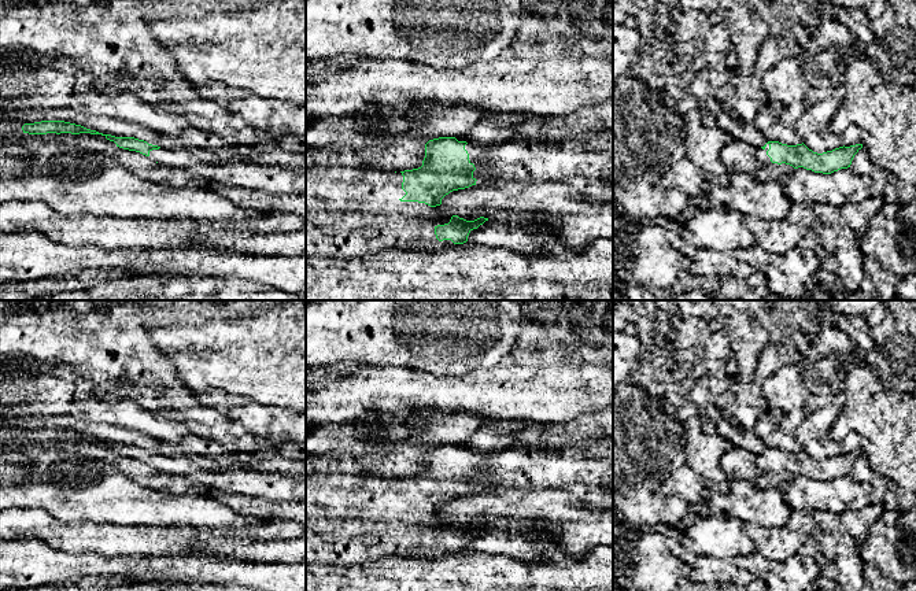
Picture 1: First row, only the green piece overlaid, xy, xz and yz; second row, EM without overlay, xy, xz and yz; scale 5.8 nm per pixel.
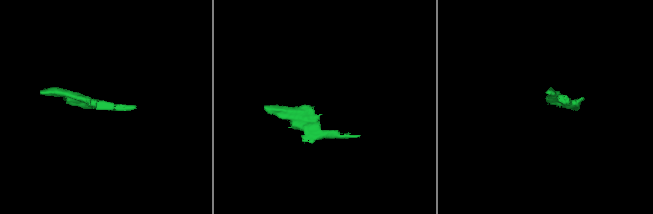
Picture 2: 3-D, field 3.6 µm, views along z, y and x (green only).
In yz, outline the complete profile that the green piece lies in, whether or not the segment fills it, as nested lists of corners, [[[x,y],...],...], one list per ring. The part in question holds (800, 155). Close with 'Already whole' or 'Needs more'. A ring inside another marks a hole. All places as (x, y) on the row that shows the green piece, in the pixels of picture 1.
[[[768,141],[757,149],[760,163],[786,163],[794,169],[804,167],[815,173],[831,174],[852,165],[854,155],[863,148],[863,144],[839,147],[823,154],[813,152],[804,143],[787,145],[779,141]]]. Needs more

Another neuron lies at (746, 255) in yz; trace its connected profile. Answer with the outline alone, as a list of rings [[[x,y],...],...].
[[[753,244],[736,248],[732,256],[760,272],[771,292],[793,299],[802,299],[805,282],[820,269],[817,255],[801,247],[786,254],[769,254]]]

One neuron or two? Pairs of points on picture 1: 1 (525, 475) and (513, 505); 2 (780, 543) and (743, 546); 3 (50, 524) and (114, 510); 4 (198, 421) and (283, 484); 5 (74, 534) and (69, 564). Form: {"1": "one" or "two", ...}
{"1": "two", "2": "two", "3": "two", "4": "two", "5": "two"}

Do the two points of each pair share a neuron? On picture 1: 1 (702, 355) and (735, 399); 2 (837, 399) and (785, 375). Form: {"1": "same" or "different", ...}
{"1": "same", "2": "same"}

